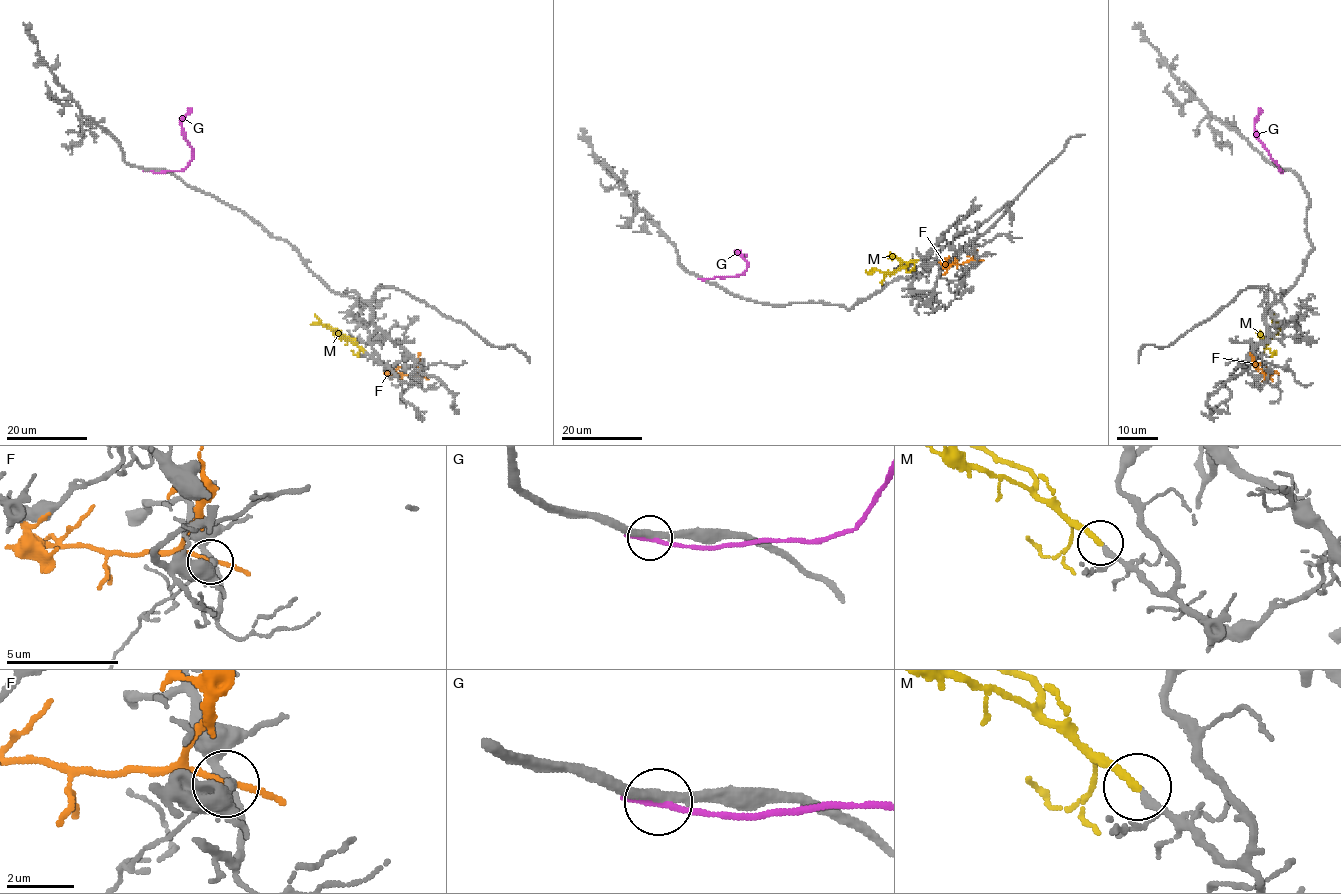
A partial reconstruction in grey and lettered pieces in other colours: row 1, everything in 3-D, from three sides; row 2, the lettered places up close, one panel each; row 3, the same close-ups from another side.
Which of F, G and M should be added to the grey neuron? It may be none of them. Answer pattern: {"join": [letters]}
{"join": ["M"]}

